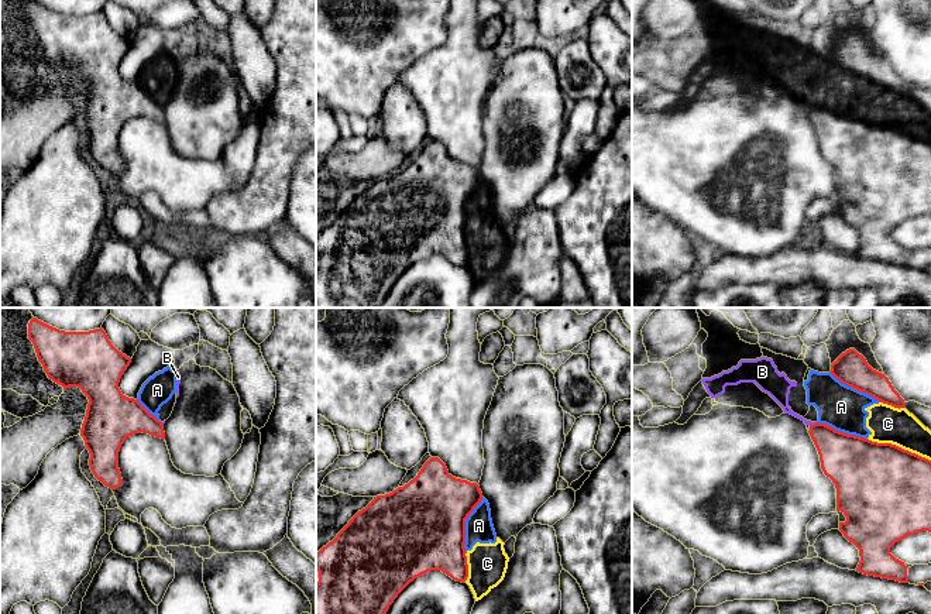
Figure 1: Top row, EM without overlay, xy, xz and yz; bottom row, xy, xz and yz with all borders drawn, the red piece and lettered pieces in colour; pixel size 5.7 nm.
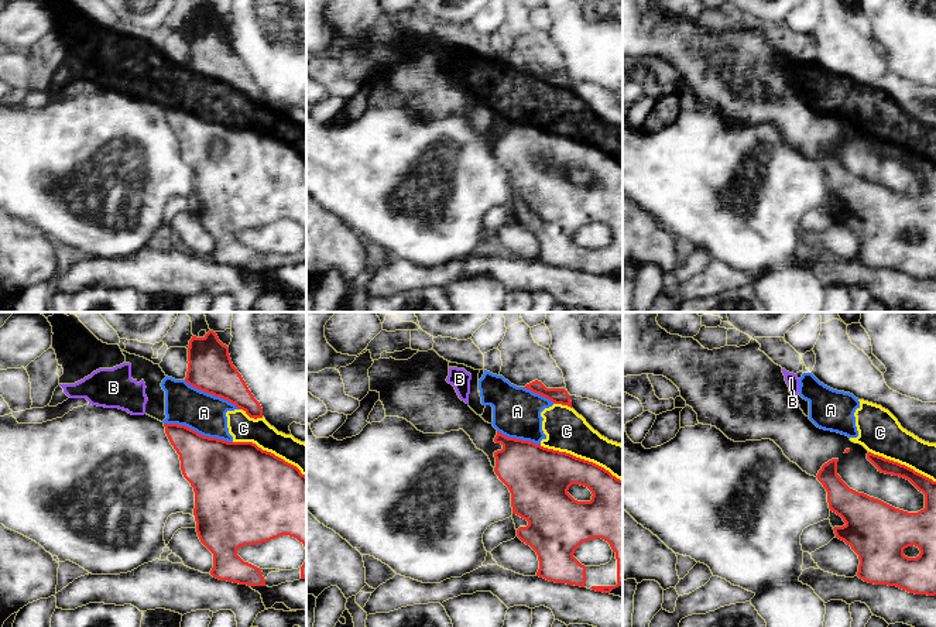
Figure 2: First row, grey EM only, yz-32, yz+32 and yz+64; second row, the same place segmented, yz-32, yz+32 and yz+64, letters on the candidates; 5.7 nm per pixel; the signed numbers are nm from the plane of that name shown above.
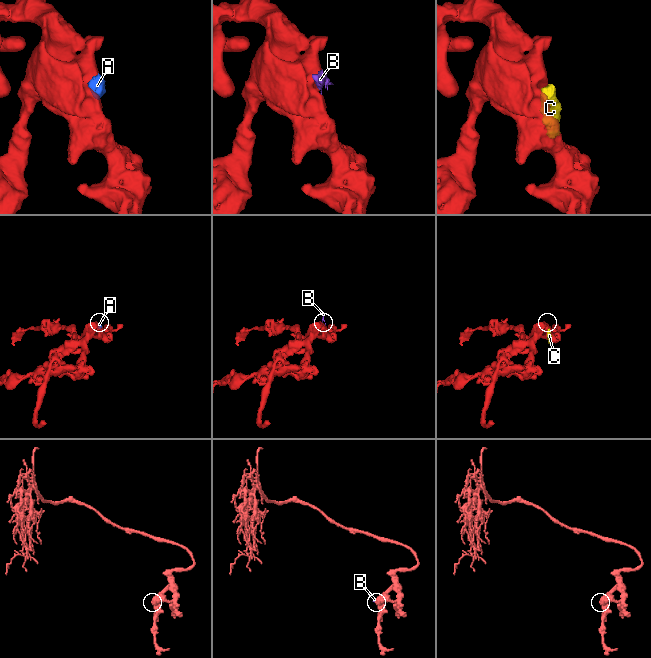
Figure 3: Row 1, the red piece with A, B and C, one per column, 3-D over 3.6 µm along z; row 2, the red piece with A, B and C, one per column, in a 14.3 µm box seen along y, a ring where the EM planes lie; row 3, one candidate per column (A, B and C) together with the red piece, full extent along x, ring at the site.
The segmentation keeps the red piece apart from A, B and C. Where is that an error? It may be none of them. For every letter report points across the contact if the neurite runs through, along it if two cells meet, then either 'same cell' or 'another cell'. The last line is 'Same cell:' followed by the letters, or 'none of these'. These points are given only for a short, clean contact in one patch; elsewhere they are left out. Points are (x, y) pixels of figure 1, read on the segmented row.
A: another cell
B: border yz (816, 422), (810, 425); another cell
C: another cell
Same cell: none of these

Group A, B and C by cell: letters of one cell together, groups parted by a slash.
A B C

